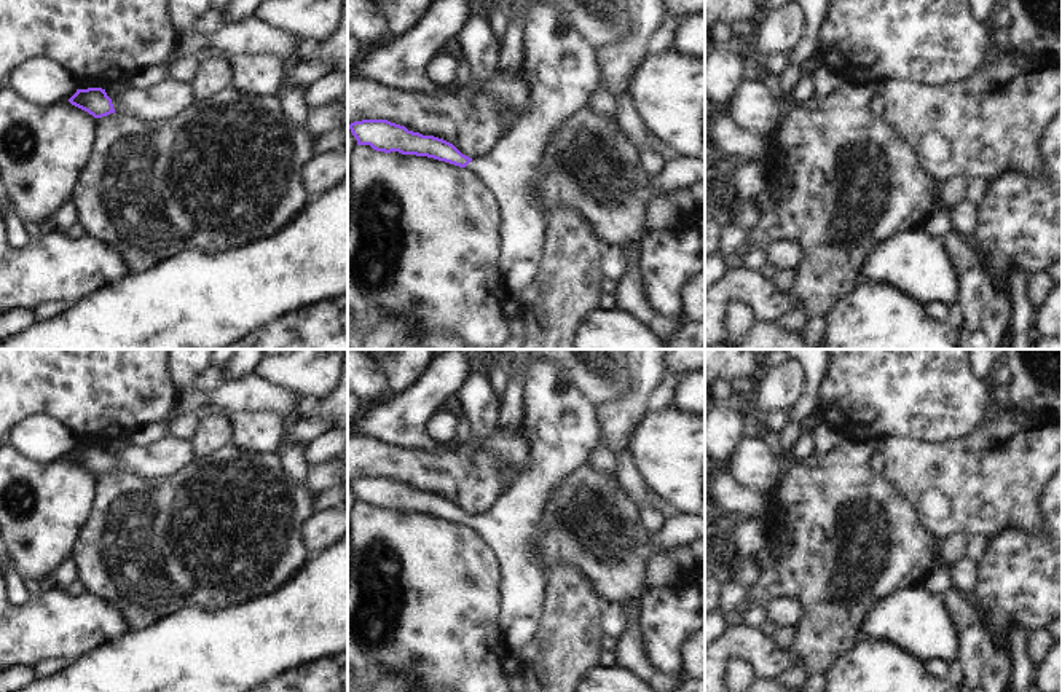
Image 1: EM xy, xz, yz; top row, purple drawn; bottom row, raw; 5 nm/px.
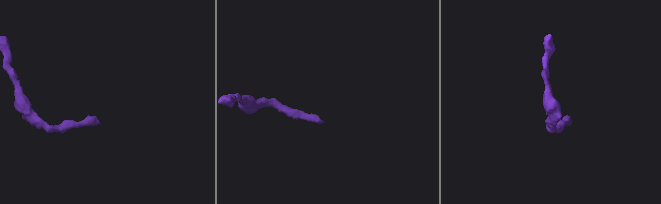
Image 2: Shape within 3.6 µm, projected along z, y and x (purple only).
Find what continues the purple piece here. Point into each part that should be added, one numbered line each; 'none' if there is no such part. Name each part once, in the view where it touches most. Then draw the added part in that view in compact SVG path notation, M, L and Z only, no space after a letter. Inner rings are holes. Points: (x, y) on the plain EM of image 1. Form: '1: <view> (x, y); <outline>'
1: xy (160, 460); M164 437L148 446L128 445L112 456L116 470L129 472L147 482L171 477L195 459L191 442Z

